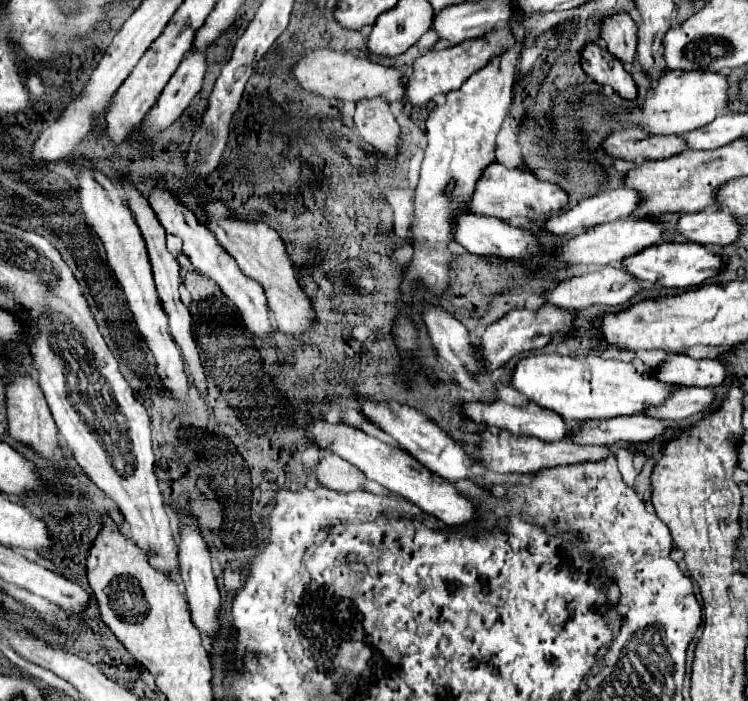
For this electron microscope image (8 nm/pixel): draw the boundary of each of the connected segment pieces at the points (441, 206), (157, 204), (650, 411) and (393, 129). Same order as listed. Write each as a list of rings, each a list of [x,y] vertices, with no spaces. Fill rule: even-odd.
[[[513,4],[513,20],[509,22],[509,32],[515,42],[503,54],[493,56],[487,66],[471,74],[459,90],[447,92],[447,100],[441,106],[435,106],[427,118],[427,148],[421,164],[421,176],[415,190],[415,218],[413,218],[413,248],[415,254],[405,274],[403,282],[403,302],[411,300],[411,288],[421,282],[433,294],[443,294],[449,282],[449,268],[455,260],[455,254],[447,250],[451,242],[451,222],[459,210],[465,210],[465,204],[479,180],[481,172],[495,162],[495,136],[501,130],[503,120],[507,118],[507,106],[511,102],[511,90],[517,74],[517,60],[521,56],[525,26],[521,8]],[[449,180],[457,182],[457,188],[451,198],[443,196]]]
[[[155,186],[151,190],[151,194],[149,194],[149,204],[155,210],[155,214],[157,214],[159,222],[163,224],[163,228],[169,234],[175,234],[175,236],[179,236],[183,240],[183,254],[189,256],[189,260],[193,262],[193,266],[201,274],[205,274],[207,278],[211,278],[213,282],[217,282],[217,286],[223,290],[223,294],[229,296],[229,300],[233,300],[233,304],[241,312],[241,318],[243,318],[245,326],[253,334],[259,334],[259,336],[269,334],[271,332],[271,324],[269,324],[269,318],[267,318],[267,300],[265,300],[265,294],[263,294],[261,284],[249,280],[237,268],[237,264],[233,264],[233,258],[221,248],[221,244],[217,244],[217,240],[209,232],[209,228],[205,228],[197,220],[197,216],[187,206],[183,206],[183,202],[173,192],[167,192],[165,188],[157,188]]]
[[[681,388],[673,392],[663,404],[645,408],[643,414],[655,420],[679,420],[709,410],[711,402],[713,402],[711,388]]]
[[[365,98],[357,102],[355,110],[355,126],[359,134],[387,156],[397,154],[397,138],[399,138],[399,124],[395,116],[389,112],[389,104],[377,98]]]

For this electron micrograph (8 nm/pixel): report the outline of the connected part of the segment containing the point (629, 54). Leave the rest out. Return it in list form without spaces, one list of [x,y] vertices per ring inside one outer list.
[[[617,12],[617,14],[601,18],[599,36],[615,58],[619,58],[623,62],[635,60],[637,26],[627,12]]]

